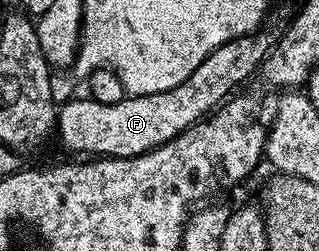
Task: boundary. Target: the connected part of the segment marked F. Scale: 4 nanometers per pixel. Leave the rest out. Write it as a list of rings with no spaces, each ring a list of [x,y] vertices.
[[[257,33],[247,34],[220,45],[206,60],[198,64],[198,68],[182,84],[166,92],[150,93],[142,97],[129,95],[116,99],[115,102],[100,102],[85,96],[65,105],[63,103],[57,111],[56,136],[59,136],[64,147],[74,152],[86,152],[88,154],[85,155],[88,156],[109,158],[133,158],[134,155],[145,154],[154,147],[168,143],[194,123],[207,117],[235,91],[234,88],[246,81],[255,71],[259,71],[265,60],[266,51],[258,39]]]

